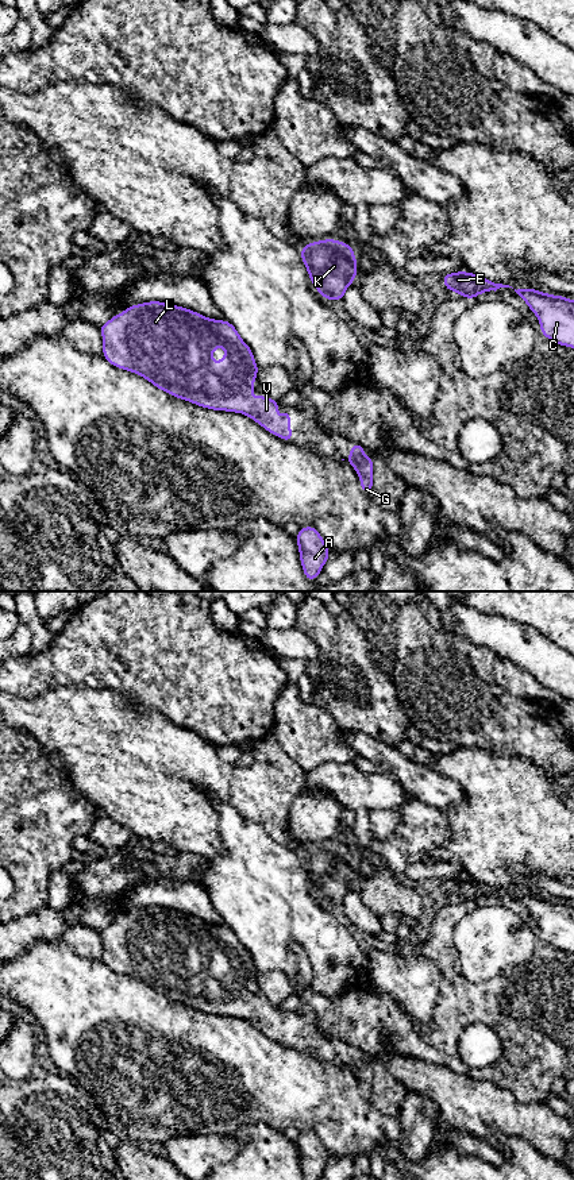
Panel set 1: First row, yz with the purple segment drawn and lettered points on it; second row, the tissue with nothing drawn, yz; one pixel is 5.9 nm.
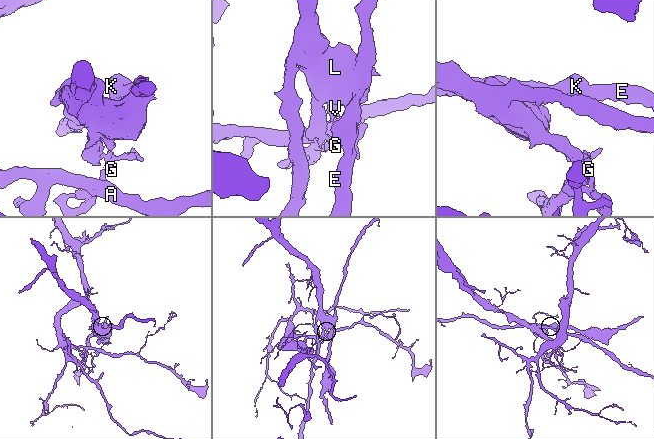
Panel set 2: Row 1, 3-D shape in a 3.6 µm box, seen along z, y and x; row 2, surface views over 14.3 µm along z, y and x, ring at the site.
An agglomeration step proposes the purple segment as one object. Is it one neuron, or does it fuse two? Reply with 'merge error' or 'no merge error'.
merge error

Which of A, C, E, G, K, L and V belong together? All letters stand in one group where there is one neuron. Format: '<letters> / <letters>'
A C E G K / L V

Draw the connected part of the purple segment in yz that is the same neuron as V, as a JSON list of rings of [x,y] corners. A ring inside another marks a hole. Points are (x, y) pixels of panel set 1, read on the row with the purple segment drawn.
[[[149,301],[113,316],[100,325],[100,331],[104,342],[103,356],[115,367],[140,374],[158,389],[199,406],[243,413],[267,432],[285,441],[292,440],[290,412],[282,412],[277,423],[276,412],[281,408],[277,401],[261,393],[257,401],[253,400],[253,383],[259,367],[251,348],[230,321],[207,319],[182,306]],[[217,346],[226,348],[226,356],[213,363],[212,352]]]

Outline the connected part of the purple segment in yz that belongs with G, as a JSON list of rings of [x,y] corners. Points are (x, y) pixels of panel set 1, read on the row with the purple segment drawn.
[[[362,455],[359,470],[361,470],[359,474],[361,489],[365,494],[370,495],[373,487],[373,470],[374,470],[371,458]]]

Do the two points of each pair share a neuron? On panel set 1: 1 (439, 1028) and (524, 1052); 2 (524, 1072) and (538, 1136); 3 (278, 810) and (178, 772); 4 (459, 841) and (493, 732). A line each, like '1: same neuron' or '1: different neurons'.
1: same neuron
2: different neurons
3: same neuron
4: different neurons

